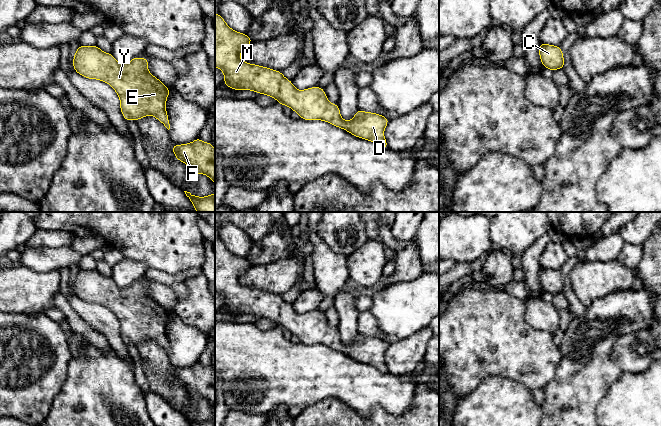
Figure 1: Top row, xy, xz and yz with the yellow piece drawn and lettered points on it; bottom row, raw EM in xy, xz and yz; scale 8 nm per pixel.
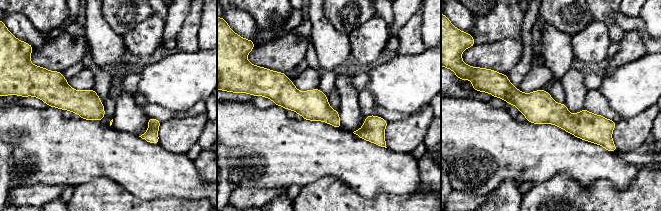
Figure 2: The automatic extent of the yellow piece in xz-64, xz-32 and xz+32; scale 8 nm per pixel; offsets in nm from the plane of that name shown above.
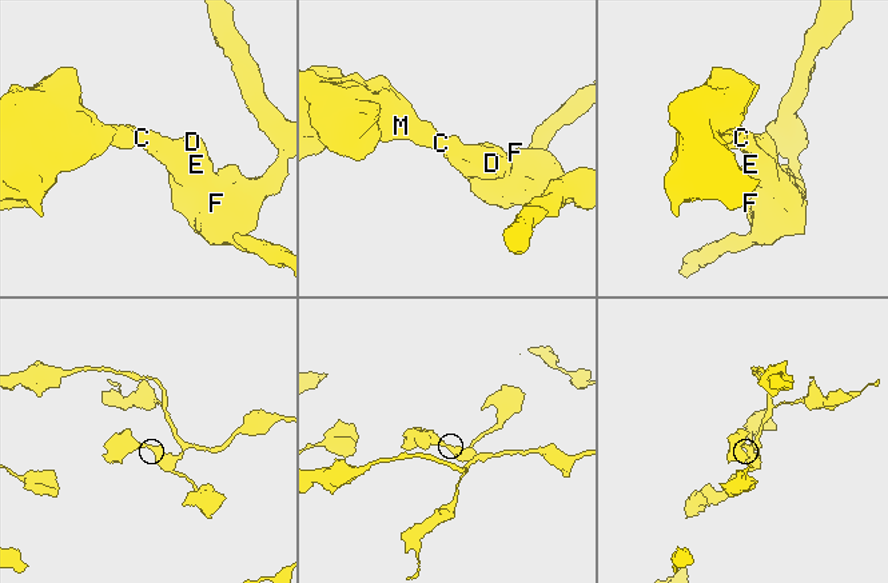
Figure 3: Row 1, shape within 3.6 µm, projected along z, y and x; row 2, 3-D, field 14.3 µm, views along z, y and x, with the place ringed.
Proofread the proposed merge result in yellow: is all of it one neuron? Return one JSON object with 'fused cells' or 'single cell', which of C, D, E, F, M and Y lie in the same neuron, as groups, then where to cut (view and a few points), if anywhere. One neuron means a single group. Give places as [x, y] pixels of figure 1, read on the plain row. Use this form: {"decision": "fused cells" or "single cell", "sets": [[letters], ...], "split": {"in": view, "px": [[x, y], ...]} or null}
{"decision": "single cell", "sets": [["C", "D", "E", "F", "M", "Y"]], "split": null}

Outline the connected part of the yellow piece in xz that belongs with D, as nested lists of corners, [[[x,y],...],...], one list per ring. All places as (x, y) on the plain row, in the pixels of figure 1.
[[[219,237],[215,238],[215,291],[224,297],[227,311],[268,319],[297,336],[300,343],[328,346],[358,362],[388,373],[384,361],[388,342],[358,333],[351,344],[345,345],[340,339],[338,328],[330,327],[324,313],[319,310],[301,315],[281,295],[242,285],[240,277],[252,265],[248,259],[230,252]]]

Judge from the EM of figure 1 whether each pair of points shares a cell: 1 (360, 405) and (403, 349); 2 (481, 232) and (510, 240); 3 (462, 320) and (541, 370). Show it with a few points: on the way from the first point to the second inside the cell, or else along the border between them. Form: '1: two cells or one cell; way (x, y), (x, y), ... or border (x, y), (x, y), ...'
1: two cells; border (388, 371), (398, 375)
2: two cells; border (490, 222), (490, 239), (494, 246)
3: one cell; way (482, 333), (521, 353)

